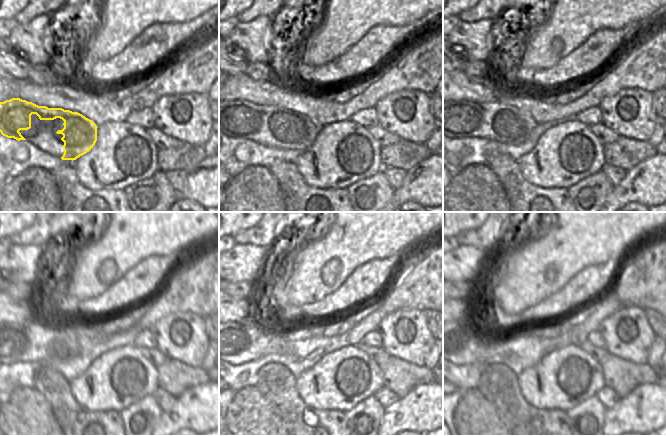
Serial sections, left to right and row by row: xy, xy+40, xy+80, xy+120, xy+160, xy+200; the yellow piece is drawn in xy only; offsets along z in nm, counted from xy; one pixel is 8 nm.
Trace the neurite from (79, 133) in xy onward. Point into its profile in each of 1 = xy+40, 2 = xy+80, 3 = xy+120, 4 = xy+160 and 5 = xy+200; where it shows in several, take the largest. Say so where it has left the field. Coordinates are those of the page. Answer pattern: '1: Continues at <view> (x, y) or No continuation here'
1: Continues at xy+40 (239, 115)
2: Continues at xy+80 (463, 115)
3: Continues at xy+120 (15, 338)
4: Continues at xy+160 (239, 336)
5: Continues at xy+200 (463, 340).

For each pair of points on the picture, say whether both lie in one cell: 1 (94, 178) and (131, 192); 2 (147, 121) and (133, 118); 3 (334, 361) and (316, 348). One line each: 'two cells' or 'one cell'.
1: two cells
2: one cell
3: two cells

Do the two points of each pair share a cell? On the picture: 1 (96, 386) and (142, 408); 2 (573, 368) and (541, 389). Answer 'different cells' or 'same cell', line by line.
1: different cells
2: same cell

